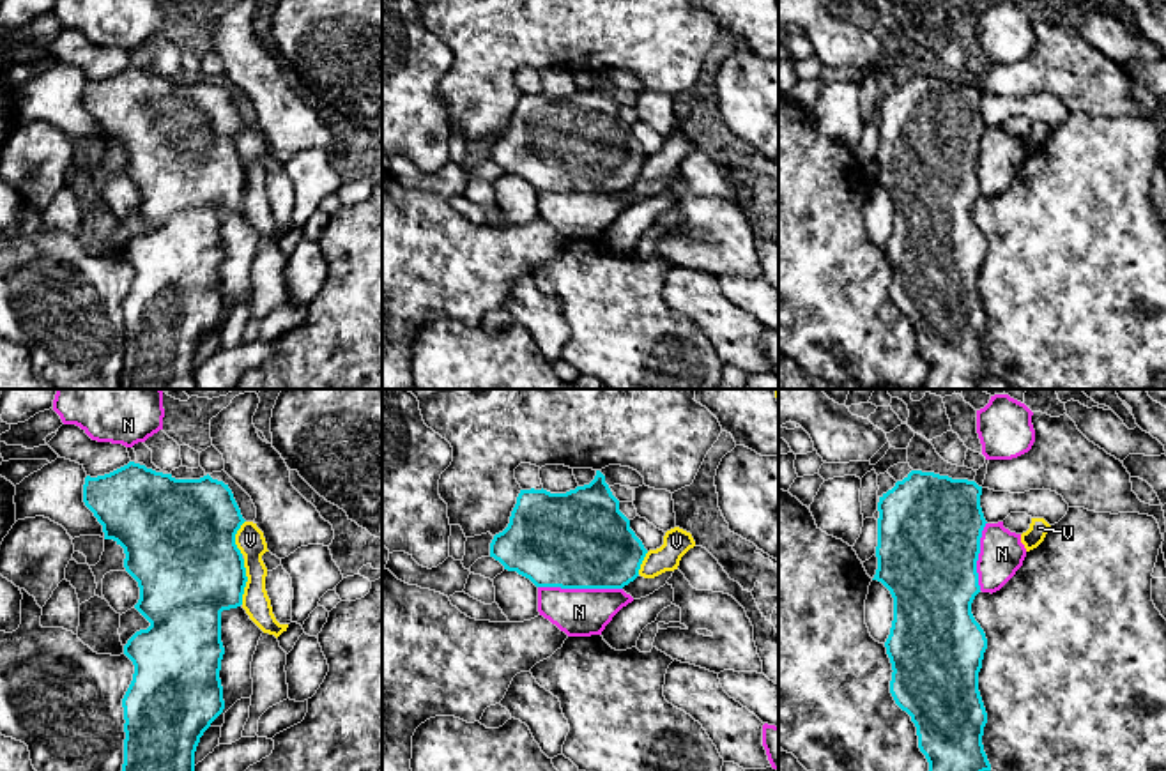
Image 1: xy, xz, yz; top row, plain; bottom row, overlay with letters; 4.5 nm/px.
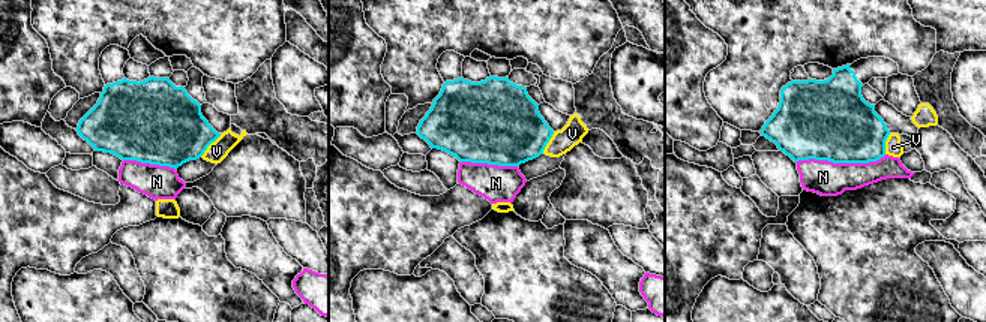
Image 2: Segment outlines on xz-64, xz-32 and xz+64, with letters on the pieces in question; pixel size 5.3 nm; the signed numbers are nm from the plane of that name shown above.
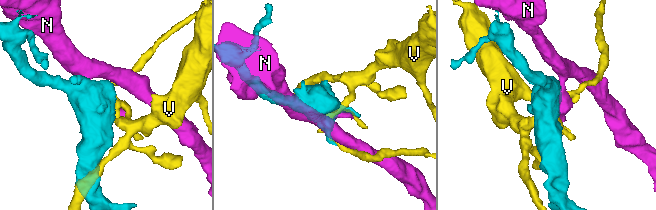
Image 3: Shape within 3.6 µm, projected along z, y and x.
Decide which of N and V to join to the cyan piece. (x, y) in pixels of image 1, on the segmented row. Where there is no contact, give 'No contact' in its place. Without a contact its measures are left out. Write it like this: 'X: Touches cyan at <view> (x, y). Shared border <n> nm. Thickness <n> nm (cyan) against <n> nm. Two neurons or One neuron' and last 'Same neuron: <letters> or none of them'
N: Touches cyan at xz (581, 587). Shared border 380 nm. Thickness 440 nm (cyan) against 220 nm. Two neurons
V: Touches cyan at xy (246, 580). Shared border 200 nm. Thickness 460 nm (cyan) against 130 nm. Two neurons
Same neuron: none of them

